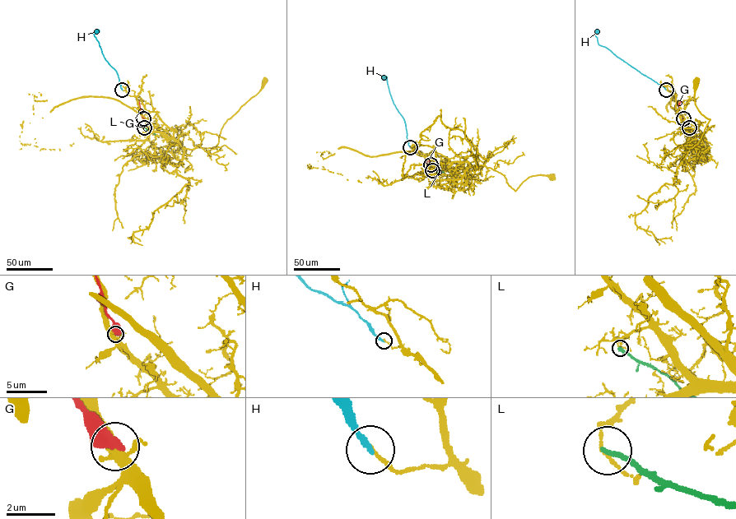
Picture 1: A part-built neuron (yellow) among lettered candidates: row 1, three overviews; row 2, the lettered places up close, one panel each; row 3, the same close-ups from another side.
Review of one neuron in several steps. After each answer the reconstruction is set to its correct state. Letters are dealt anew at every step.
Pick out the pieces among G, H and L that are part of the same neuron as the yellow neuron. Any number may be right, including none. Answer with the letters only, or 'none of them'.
none of them

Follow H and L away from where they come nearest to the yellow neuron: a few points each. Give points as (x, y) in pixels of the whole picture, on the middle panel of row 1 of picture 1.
H: (410, 147), (404, 120), (393, 103), (387, 79), (381, 76), (386, 79)
L: (432, 170), (444, 172)

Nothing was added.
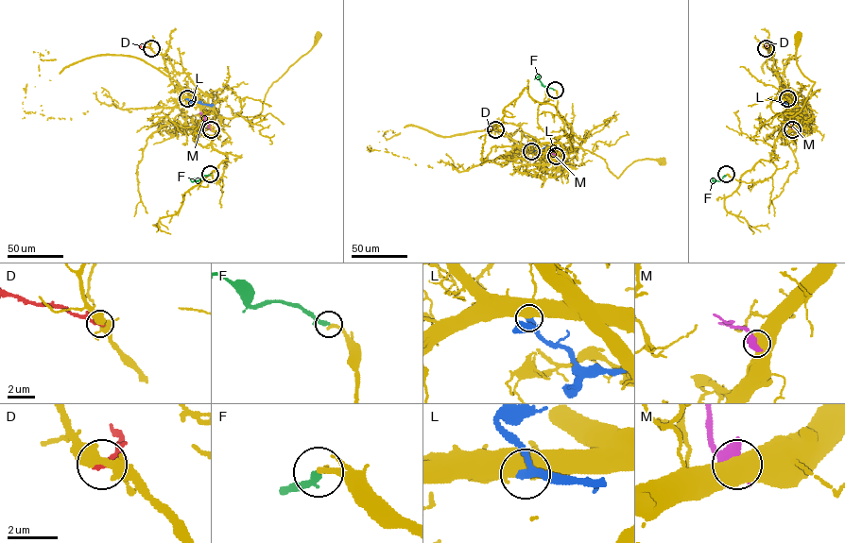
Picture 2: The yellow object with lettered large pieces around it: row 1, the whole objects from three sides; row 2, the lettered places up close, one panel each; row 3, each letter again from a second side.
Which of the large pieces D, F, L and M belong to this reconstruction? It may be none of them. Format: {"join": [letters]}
{"join": ["F"]}

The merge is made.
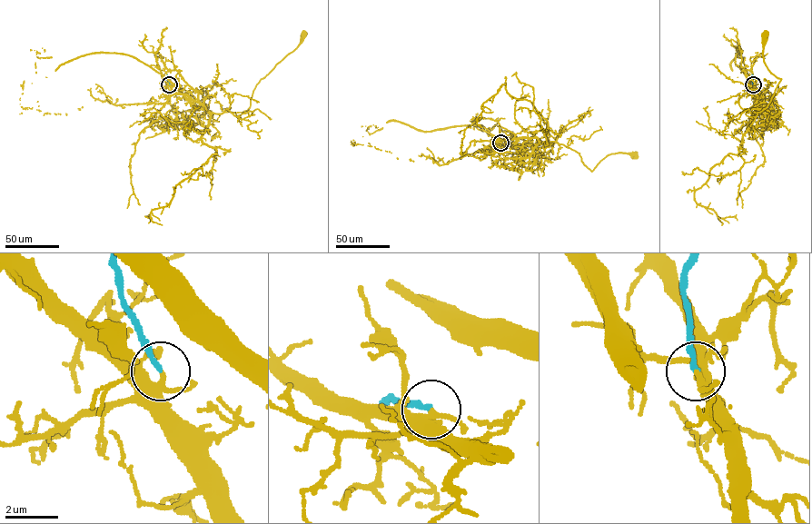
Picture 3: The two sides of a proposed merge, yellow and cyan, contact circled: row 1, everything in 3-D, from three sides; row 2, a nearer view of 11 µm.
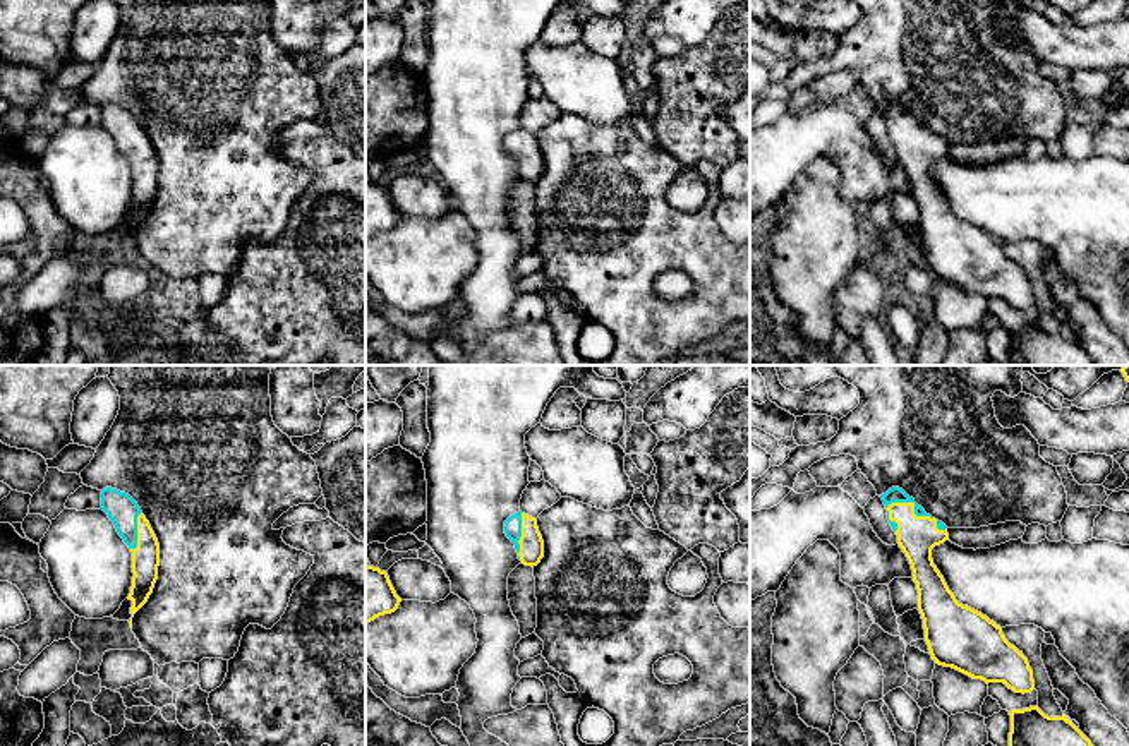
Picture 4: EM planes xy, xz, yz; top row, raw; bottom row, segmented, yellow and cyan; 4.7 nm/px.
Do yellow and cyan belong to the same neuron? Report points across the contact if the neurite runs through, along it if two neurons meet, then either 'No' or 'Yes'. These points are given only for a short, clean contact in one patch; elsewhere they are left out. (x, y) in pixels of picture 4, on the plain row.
Yes

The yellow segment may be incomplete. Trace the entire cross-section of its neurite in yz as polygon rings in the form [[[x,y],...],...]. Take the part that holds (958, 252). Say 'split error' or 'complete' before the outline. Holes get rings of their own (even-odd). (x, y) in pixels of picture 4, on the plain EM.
split error | [[[899,103],[880,113],[913,185],[925,257],[935,280],[987,300],[1004,298],[1014,309],[1031,309],[1033,286],[1023,268],[1005,256],[1000,242],[959,220],[933,180],[932,165],[949,156],[947,142]]]

